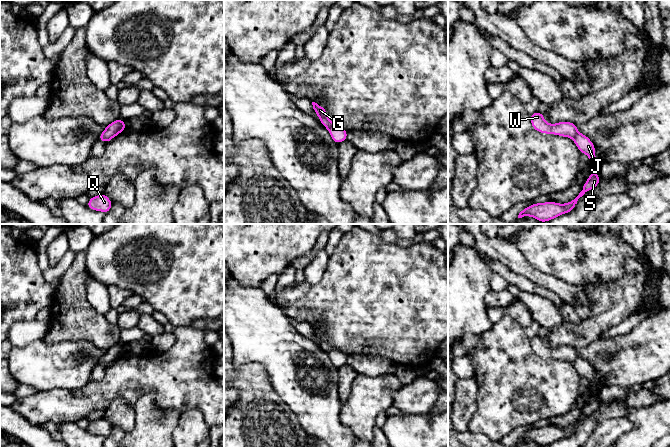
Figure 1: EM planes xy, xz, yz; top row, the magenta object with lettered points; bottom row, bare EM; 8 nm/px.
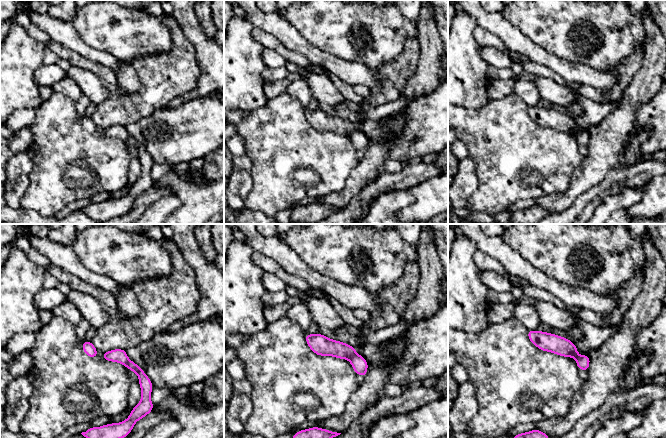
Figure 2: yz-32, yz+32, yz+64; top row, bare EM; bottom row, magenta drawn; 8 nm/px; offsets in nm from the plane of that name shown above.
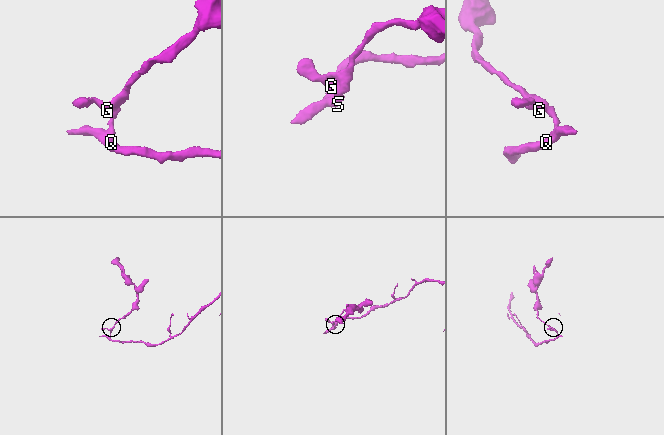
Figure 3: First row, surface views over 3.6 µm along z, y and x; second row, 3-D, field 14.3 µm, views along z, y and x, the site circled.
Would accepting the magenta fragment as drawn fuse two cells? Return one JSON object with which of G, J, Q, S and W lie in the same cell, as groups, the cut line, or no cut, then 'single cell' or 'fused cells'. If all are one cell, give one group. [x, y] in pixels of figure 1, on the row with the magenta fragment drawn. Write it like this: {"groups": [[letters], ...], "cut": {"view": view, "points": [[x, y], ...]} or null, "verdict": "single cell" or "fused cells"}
{"groups": [["G", "W"], ["J", "Q", "S"]], "cut": {"view": "yz", "points": [[578, 132], [573, 139]]}, "verdict": "fused cells"}

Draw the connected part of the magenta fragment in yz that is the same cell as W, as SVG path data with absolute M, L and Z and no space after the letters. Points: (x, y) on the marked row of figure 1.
M534 112L530 115L531 124L534 130L544 134L554 134L574 139L578 133L577 125L572 122L558 122L550 124L545 121L544 113Z

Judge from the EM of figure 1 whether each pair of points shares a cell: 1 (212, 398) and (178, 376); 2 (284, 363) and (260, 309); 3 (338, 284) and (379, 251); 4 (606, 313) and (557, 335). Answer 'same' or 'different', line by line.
1: same
2: same
3: same
4: same

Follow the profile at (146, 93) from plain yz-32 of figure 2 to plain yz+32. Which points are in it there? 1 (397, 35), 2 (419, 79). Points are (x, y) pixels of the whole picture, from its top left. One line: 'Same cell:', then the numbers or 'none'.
Same cell: none

